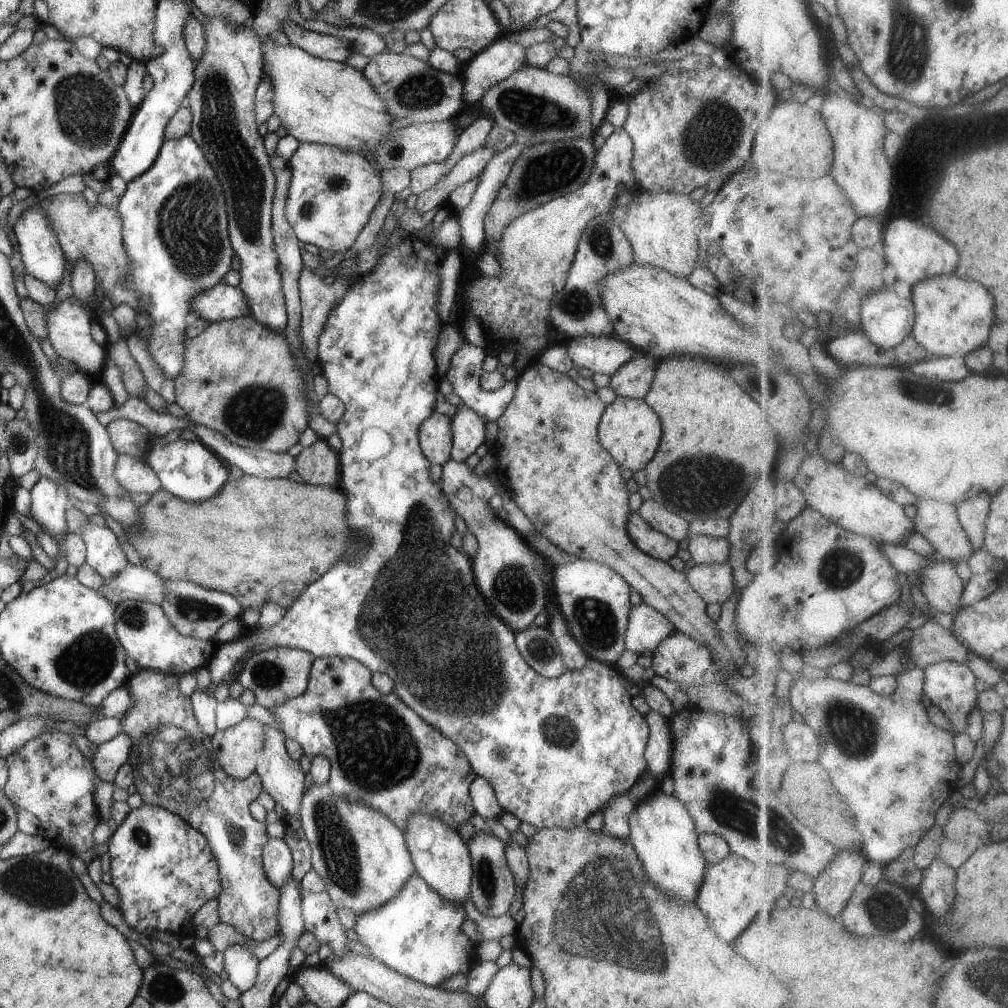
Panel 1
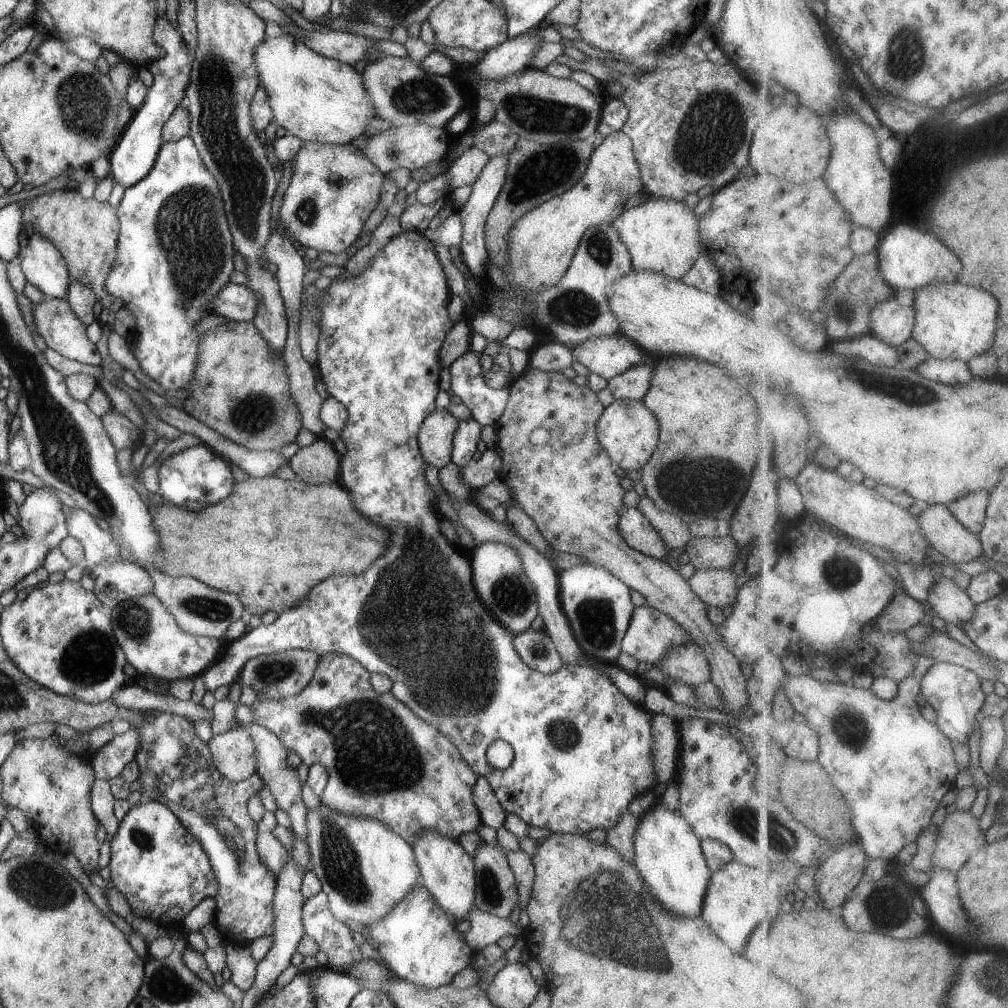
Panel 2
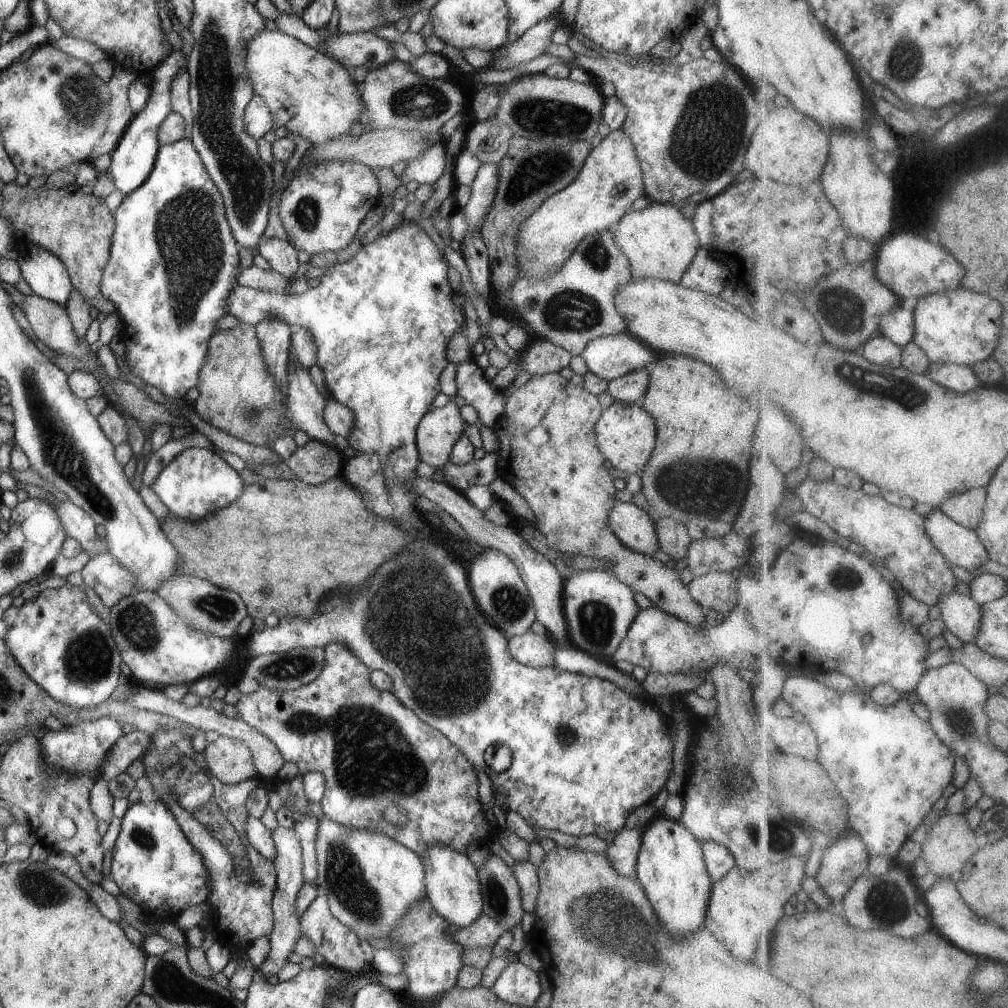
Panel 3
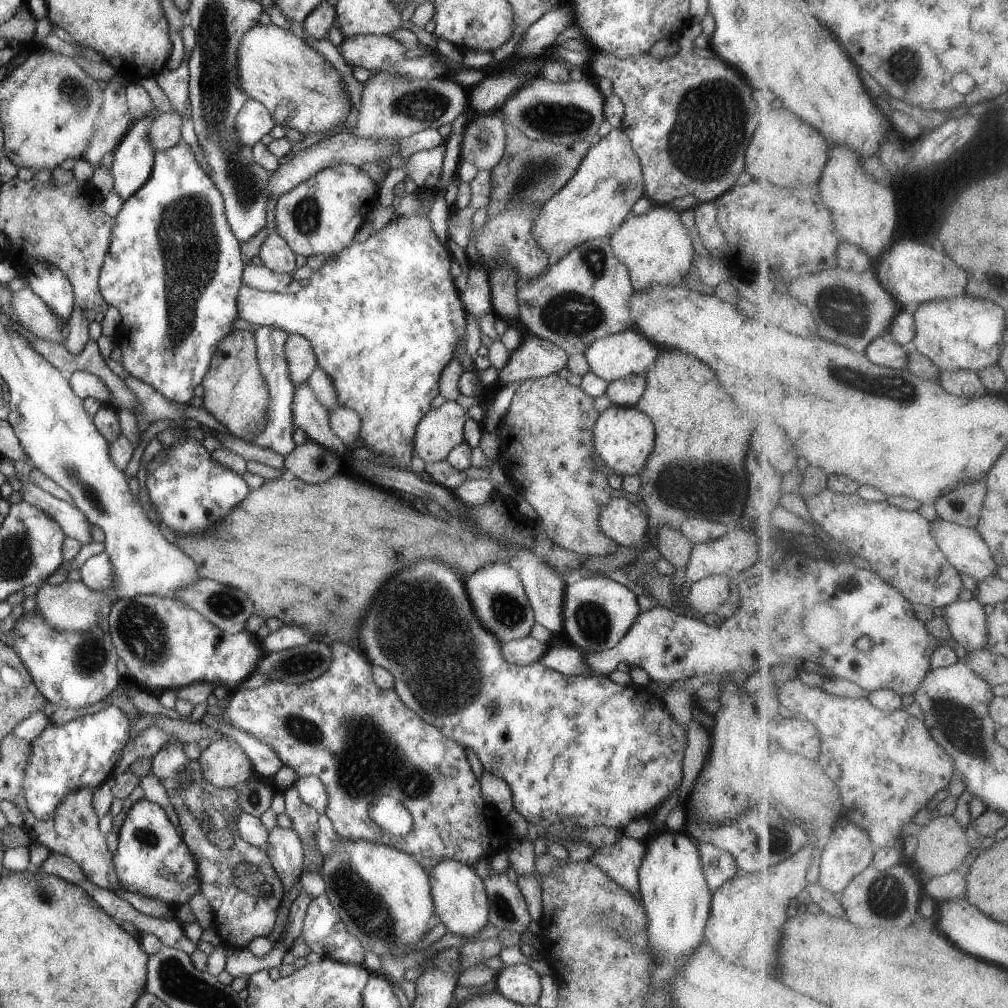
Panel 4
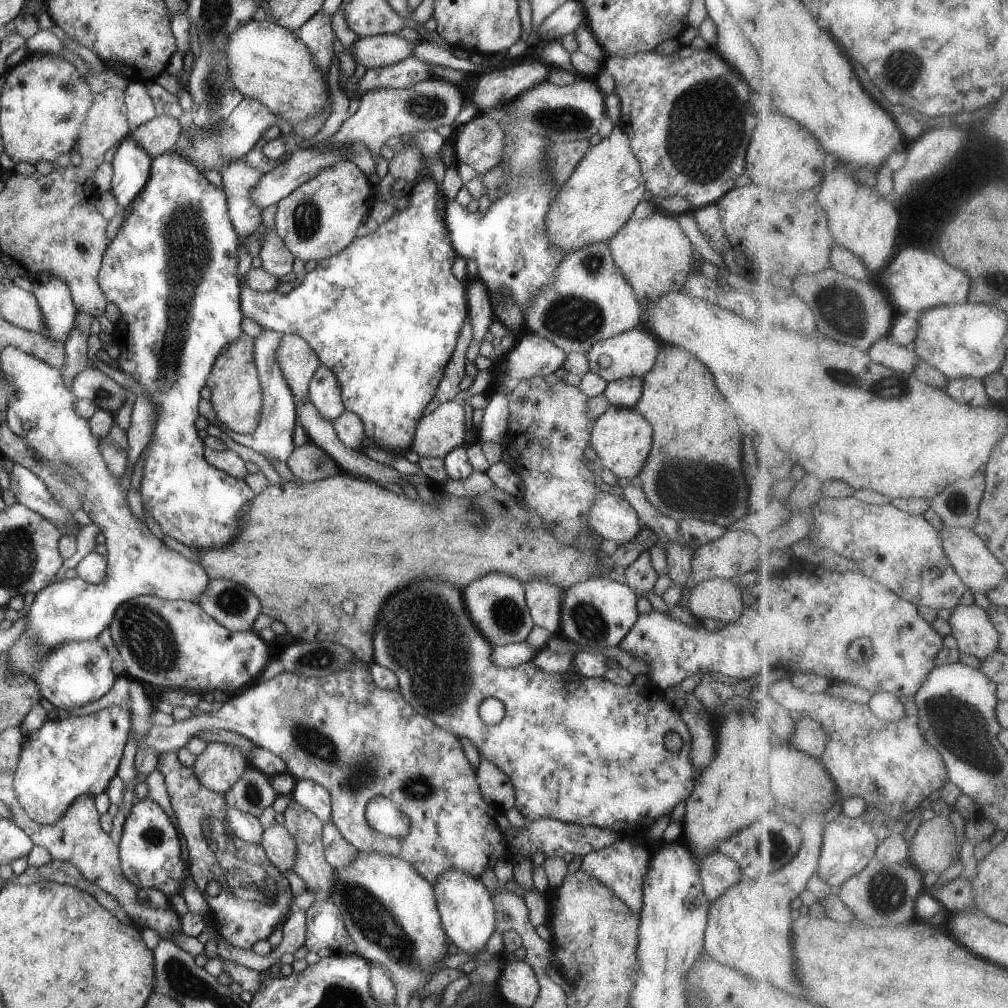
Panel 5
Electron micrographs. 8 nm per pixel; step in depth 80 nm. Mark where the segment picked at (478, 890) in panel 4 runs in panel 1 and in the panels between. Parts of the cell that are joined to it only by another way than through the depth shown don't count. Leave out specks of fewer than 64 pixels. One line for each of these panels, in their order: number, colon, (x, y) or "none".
1: (442, 859)
2: (447, 872)
3: (452, 883)

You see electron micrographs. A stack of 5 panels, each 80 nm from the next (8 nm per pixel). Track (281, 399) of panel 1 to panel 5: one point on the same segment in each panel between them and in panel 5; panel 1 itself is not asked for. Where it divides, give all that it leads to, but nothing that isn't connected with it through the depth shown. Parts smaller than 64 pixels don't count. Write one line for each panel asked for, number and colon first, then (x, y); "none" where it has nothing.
2: (240, 388)
3: (237, 393)
4: (236, 395)
5: (236, 397)

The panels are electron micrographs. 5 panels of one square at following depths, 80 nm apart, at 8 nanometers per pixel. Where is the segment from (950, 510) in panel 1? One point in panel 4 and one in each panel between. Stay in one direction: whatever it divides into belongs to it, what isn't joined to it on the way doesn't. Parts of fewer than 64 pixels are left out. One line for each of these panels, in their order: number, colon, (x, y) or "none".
2: (948, 535)
3: (964, 547)
4: (966, 548)

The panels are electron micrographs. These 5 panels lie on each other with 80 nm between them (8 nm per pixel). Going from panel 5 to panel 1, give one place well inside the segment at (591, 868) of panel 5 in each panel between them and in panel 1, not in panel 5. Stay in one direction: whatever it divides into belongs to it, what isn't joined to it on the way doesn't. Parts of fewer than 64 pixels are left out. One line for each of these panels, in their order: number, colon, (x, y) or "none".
1: (617, 814)
2: (621, 837)
3: (623, 850)
4: (620, 861)

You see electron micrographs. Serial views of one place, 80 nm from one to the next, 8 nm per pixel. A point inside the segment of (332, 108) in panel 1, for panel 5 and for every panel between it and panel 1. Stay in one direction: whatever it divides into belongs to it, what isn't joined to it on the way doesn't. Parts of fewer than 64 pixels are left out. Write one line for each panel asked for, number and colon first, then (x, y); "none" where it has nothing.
2: (318, 100)
3: (312, 95)
4: (302, 90)
5: (266, 62)

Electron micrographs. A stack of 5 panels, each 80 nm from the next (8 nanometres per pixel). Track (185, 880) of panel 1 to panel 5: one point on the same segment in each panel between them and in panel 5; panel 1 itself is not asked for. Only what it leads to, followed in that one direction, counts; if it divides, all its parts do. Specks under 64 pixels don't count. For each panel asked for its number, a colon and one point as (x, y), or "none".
2: (162, 871)
3: (154, 864)
4: (151, 859)
5: (150, 854)

